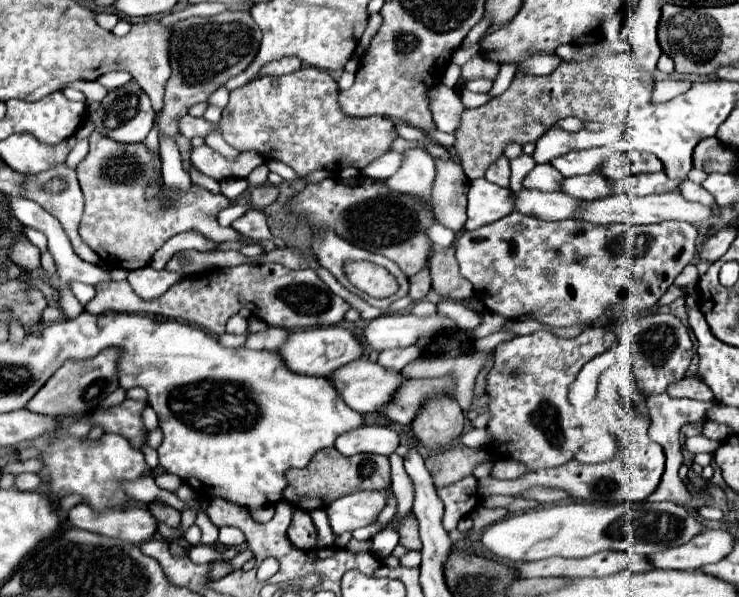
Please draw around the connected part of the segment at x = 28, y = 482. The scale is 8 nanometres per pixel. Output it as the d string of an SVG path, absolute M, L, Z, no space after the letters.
M19 474L15 478L15 488L19 488L19 490L39 490L41 488L41 476L39 474Z

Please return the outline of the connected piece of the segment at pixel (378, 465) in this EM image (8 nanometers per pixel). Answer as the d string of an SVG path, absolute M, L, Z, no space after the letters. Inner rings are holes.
M323 448L319 450L307 468L287 470L287 488L283 490L283 500L289 504L301 508L301 510L317 510L327 508L335 498L341 498L345 494L353 494L359 490L381 490L391 486L391 468L389 458L379 454L355 454L355 456L343 456L335 448Z

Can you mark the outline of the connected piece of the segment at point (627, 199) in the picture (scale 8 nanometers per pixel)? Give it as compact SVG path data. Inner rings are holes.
M665 192L665 194L651 194L651 196L629 196L629 194L615 194L615 196L607 196L601 200L593 200L593 202L583 202L583 210L579 214L579 220L587 220L593 224L659 224L665 220L683 220L689 222L693 226L707 222L711 216L711 208L703 206L699 202L689 202L681 196L681 192Z

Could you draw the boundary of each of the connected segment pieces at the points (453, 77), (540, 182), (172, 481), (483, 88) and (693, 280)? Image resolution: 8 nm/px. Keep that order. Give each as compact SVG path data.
M450 63L449 66L447 66L443 76L441 77L441 83L450 88L454 88L458 82L460 74L460 67L454 63Z
M537 164L523 180L525 188L535 188L541 192L555 192L561 190L561 182L563 182L563 174L553 168L551 164Z
M161 474L161 476L155 478L155 484L157 484L159 488L163 488L163 490L175 492L175 490L183 484L183 480L181 480L181 478L175 478L173 474Z
M481 78L467 82L467 90L469 92L479 92L479 94L487 94L491 90L491 86L493 86L491 80L481 80Z
M688 264L682 273L675 279L673 285L683 287L687 284L696 284L699 280L698 269L694 264Z

